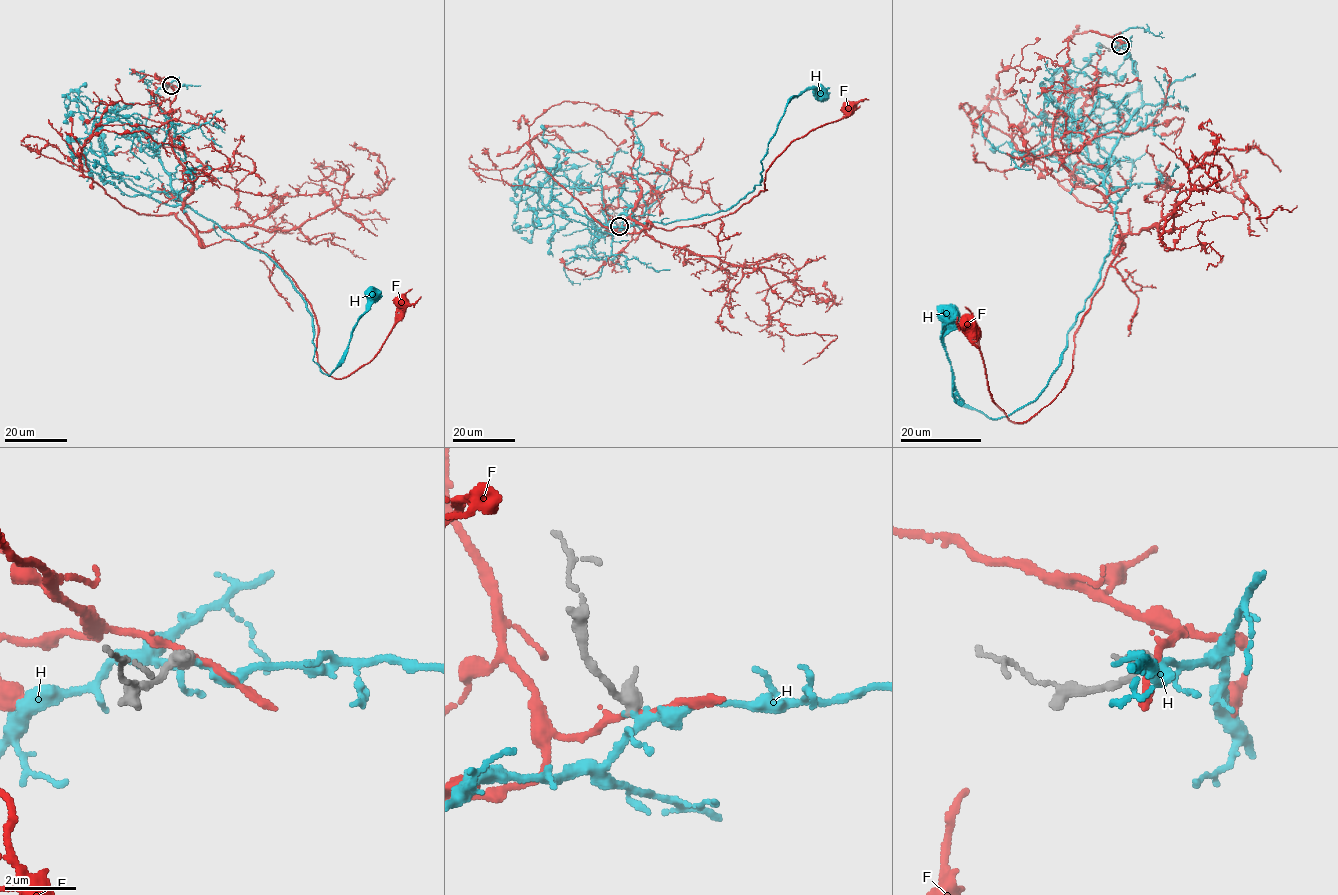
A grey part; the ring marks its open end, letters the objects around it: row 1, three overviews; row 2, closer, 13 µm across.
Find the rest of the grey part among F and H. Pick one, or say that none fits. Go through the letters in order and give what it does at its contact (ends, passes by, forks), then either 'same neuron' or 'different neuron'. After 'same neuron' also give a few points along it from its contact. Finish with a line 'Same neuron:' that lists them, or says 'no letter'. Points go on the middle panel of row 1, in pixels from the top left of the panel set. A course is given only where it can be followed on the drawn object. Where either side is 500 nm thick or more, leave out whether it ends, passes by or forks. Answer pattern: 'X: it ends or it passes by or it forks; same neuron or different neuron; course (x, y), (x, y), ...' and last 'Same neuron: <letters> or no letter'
F: it passes by; different neuron
H: it forks; same neuron; course (619, 226), (593, 243), (621, 213), (668, 224), (726, 211), (759, 184), (785, 105), (803, 90), (819, 92)
Same neuron: H

